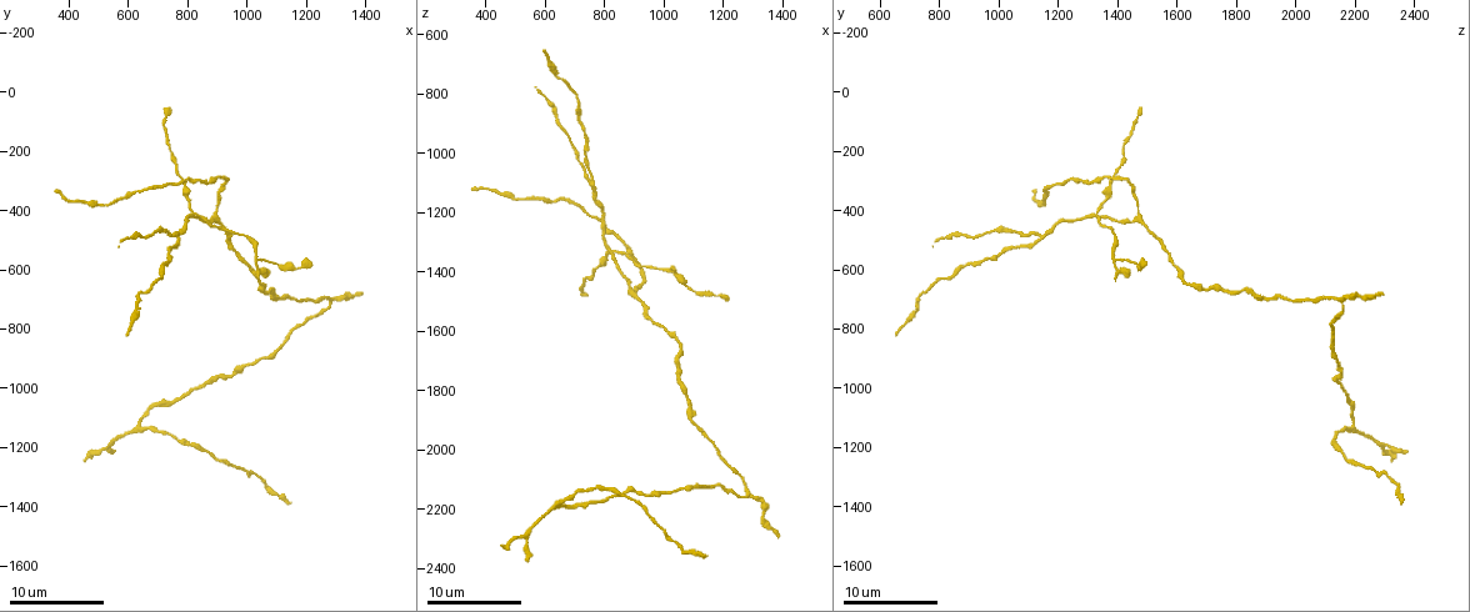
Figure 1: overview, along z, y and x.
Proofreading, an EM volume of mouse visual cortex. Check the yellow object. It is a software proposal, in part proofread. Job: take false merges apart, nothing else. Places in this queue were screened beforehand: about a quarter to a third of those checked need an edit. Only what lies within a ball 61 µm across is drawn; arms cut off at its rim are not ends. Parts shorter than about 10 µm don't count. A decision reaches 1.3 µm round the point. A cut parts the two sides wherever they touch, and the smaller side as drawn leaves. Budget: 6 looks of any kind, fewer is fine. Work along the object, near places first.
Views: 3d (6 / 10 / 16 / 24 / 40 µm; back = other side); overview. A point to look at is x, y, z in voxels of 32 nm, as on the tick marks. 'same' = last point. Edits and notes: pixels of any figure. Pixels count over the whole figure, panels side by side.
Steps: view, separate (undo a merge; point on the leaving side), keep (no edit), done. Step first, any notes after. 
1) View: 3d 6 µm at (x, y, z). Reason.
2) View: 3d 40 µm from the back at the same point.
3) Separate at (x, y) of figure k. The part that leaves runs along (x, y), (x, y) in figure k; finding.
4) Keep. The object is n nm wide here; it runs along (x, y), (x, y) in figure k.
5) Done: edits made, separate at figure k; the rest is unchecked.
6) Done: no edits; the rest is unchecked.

View: 3d 16 µm at (880, 440, 1450). Three arms meet.

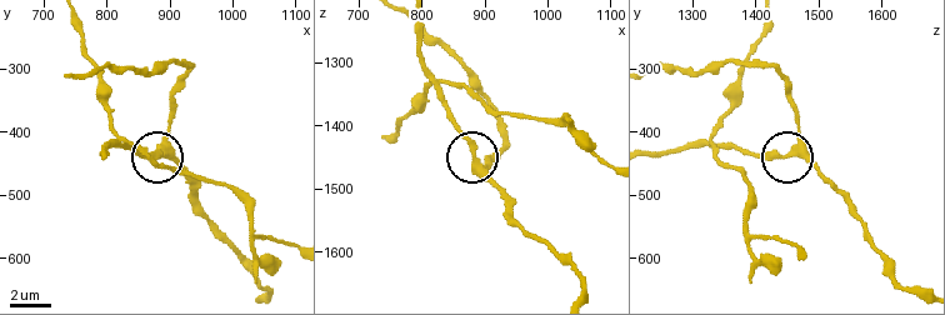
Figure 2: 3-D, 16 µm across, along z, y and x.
View: 3d 16 µm from the back at (885, 430, 1460). Other side.

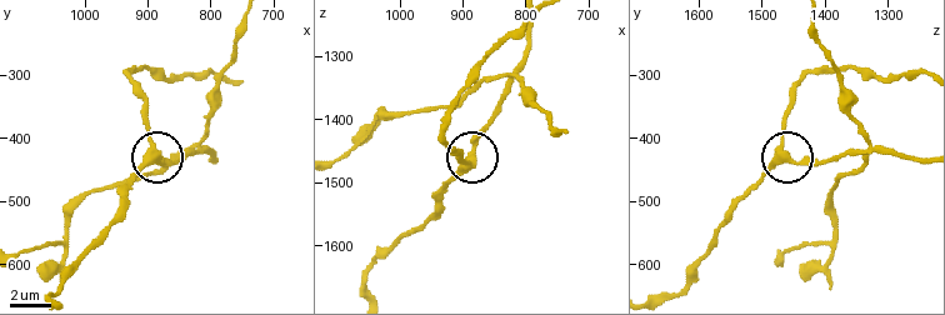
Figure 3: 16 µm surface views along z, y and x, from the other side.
Keep. 3 arms meet here; one neuron here.

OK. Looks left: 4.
View: 3d 16 µm at (850, 430, 1330). Four arms meet.

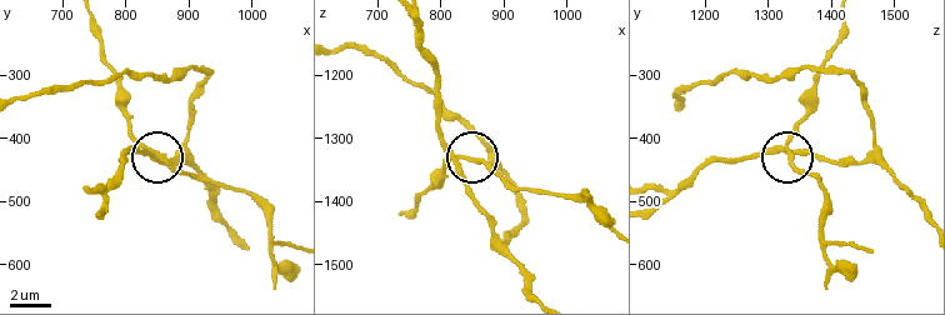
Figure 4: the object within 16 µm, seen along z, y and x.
View: 3d 16 µm from the back at (835, 415, 1330).

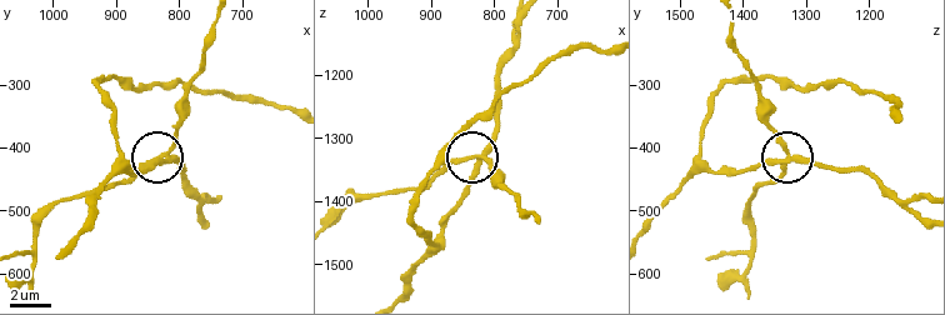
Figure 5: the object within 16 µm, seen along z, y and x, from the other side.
Separate at (454, 161) of figure 5. 4 arms meet here; the part that leaves runs along (164, 154), (110, 186), (54, 204), (24, 250) in figure 5; a second neuron is stuck on.

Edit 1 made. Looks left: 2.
View: overview. See it whole again.

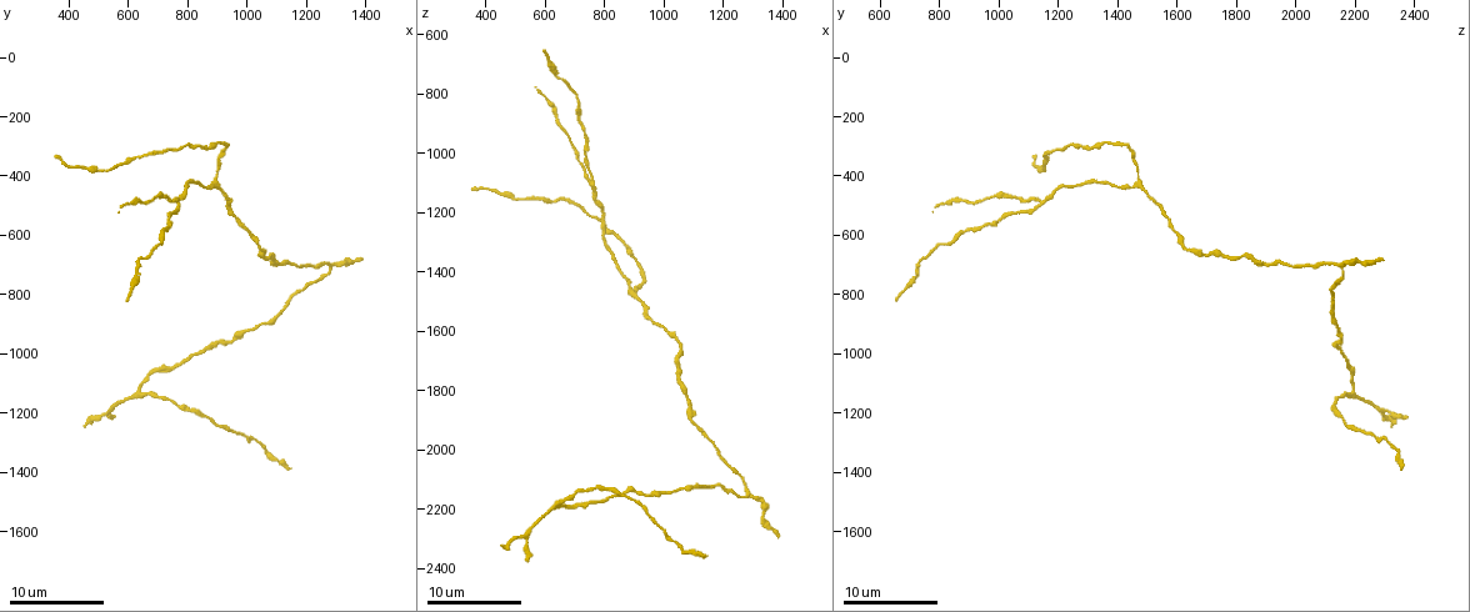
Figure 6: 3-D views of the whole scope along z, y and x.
View: 3d 10 µm at (770, 490, 1140). Two arms in line, one across.

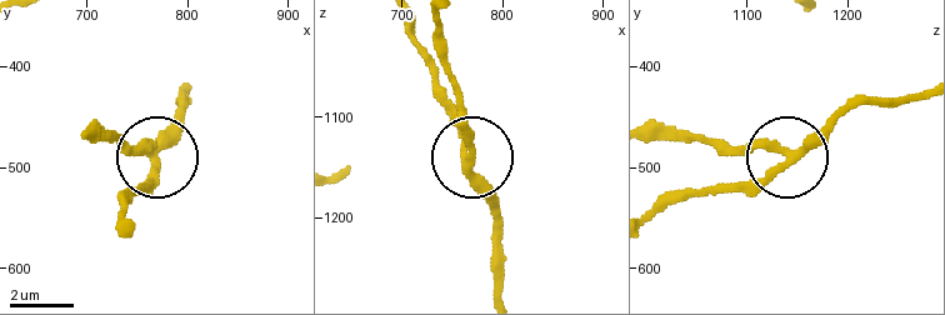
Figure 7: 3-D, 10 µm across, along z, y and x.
Keep. 3 arms meet here; it runs along (923, 93), (849, 103), (785, 151), (715, 149) in figure 7; one neuron here.

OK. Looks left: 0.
Done: edits made, separate at figure 5; the rest is unchecked.

